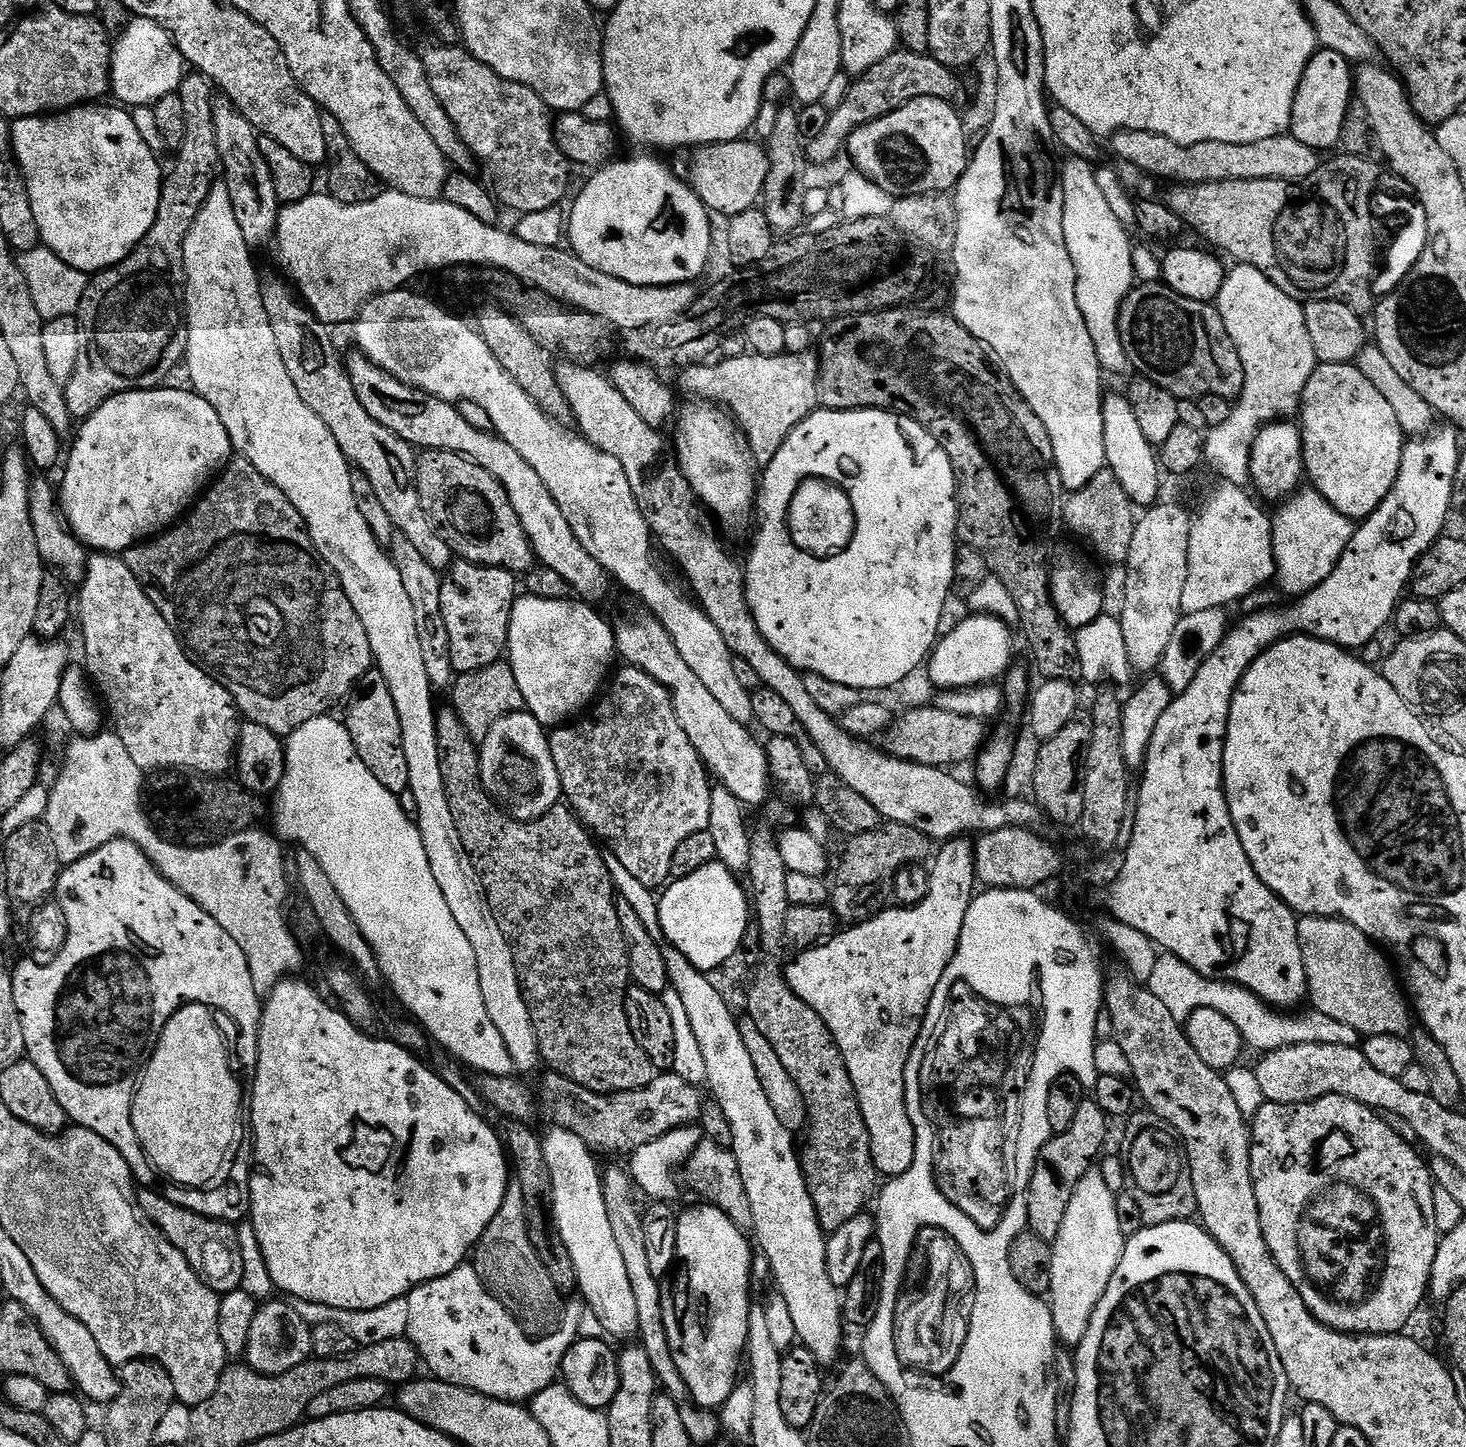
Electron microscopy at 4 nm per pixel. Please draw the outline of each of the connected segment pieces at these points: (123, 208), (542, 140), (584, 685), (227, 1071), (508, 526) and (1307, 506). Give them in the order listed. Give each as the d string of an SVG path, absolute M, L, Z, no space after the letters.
M93 102L87 106L77 106L61 111L59 114L41 114L39 116L27 116L25 120L18 120L12 126L12 148L16 152L16 162L20 172L24 175L24 181L28 183L28 197L30 206L34 210L34 222L38 222L38 230L43 247L50 249L62 262L74 266L85 274L103 272L106 268L112 268L121 264L133 248L139 246L142 238L154 226L154 218L158 214L158 202L160 201L160 186L162 183L162 171L157 153L142 142L142 134L138 134L138 128L134 126L132 113L127 107L115 106L107 108L107 103Z
M440 42L437 45L437 48L423 49L422 52L430 86L434 94L438 94L442 110L450 114L450 122L454 122L462 142L466 142L466 146L474 154L477 165L492 179L490 188L497 201L505 209L513 208L517 214L557 207L572 184L574 168L564 157L562 150L558 150L558 142L552 133L554 116L543 98L530 90L530 86L522 86L494 74L490 66L478 62L478 58L474 58L467 48L452 42Z
M527 594L521 595L512 608L506 660L514 670L514 678L518 678L518 690L522 690L524 708L540 724L559 726L579 717L597 699L609 679L608 667L612 659L615 661L618 656L616 635L613 625L608 625L592 608L595 607L591 603L576 598L547 600Z
M186 1004L167 1020L155 1052L141 1073L131 1106L131 1121L148 1160L161 1177L166 1176L177 1187L203 1189L215 1183L235 1145L242 1088L232 1072L224 1038L213 1017L213 1011L201 1004Z
M421 451L416 461L416 489L422 510L426 510L426 518L430 518L436 533L459 559L491 568L504 568L513 574L529 572L537 563L532 553L532 543L526 538L526 530L522 530L522 522L518 522L518 514L514 514L514 506L510 506L506 490L490 473L482 470L482 466L461 456L459 452Z
M1304 486L1279 505L1271 517L1273 556L1276 563L1274 584L1288 598L1299 598L1314 590L1338 566L1354 531L1353 521L1346 519L1322 494Z

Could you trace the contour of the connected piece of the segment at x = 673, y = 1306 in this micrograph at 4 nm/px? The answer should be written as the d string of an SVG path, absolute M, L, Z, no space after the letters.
M700 1202L697 1203L697 1208L688 1208L683 1213L682 1211L679 1213L678 1216L678 1250L676 1251L676 1262L674 1265L674 1271L671 1273L670 1281L672 1280L672 1285L667 1285L666 1288L666 1295L664 1297L664 1301L662 1302L662 1318L664 1319L664 1325L666 1326L666 1338L670 1342L670 1354L674 1358L674 1366L678 1366L678 1374L682 1378L682 1382L686 1387L688 1387L688 1395L690 1397L691 1403L695 1404L698 1408L703 1408L705 1410L719 1410L724 1407L724 1403L726 1402L726 1398L730 1398L730 1394L733 1390L735 1390L737 1383L738 1383L738 1377L736 1375L739 1374L740 1368L742 1372L742 1357L745 1355L746 1349L748 1347L748 1323L750 1322L750 1310L754 1306L754 1300L751 1300L750 1297L748 1297L748 1287L752 1284L752 1248L753 1245L750 1243L748 1245L748 1240L745 1235L745 1233L742 1231L739 1226L737 1226L731 1218L729 1218L726 1213L724 1213L722 1210L718 1210L710 1203L707 1202Z

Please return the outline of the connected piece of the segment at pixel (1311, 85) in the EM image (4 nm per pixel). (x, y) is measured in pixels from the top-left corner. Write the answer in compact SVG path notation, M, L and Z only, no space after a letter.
M1320 48L1306 66L1306 74L1298 86L1290 134L1298 138L1298 142L1315 148L1317 152L1327 153L1327 148L1335 149L1339 145L1342 122L1346 122L1348 107L1352 103L1354 103L1353 65L1346 58L1342 58L1342 54L1334 54L1334 50L1329 48Z

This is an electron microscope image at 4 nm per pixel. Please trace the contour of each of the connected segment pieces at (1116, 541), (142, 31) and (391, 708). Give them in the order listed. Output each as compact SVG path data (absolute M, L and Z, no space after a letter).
M1105 466L1082 490L1068 492L1064 497L1064 523L1080 540L1085 540L1104 560L1117 566L1123 565L1130 554L1130 542L1138 519L1132 499L1122 490L1122 482Z
M141 16L129 19L123 31L115 37L112 49L110 92L124 106L151 106L158 98L177 91L186 78L184 55L176 48L172 35L158 22Z
M369 670L348 693L347 704L348 709L342 713L342 719L354 742L354 750L358 750L358 758L366 762L366 770L370 770L386 790L407 793L410 770L406 766L406 750L402 750L402 722L398 722L398 709L394 706L386 678L382 678L379 670Z

